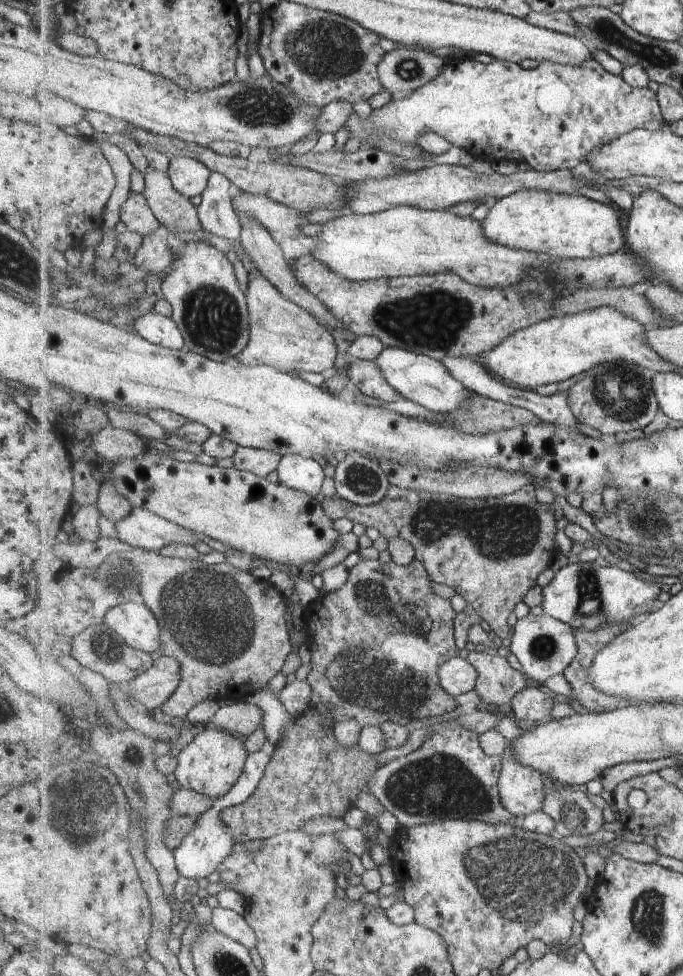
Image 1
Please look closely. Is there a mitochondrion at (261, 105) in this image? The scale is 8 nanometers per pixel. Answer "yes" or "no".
yes

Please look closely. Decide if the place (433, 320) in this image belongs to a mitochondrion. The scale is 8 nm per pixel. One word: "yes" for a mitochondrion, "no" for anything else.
yes

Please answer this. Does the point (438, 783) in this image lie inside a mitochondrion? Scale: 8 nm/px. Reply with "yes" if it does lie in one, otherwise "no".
yes

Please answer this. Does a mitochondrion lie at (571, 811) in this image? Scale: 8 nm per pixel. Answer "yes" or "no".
yes

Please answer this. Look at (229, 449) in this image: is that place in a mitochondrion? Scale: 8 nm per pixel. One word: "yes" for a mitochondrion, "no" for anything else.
no

